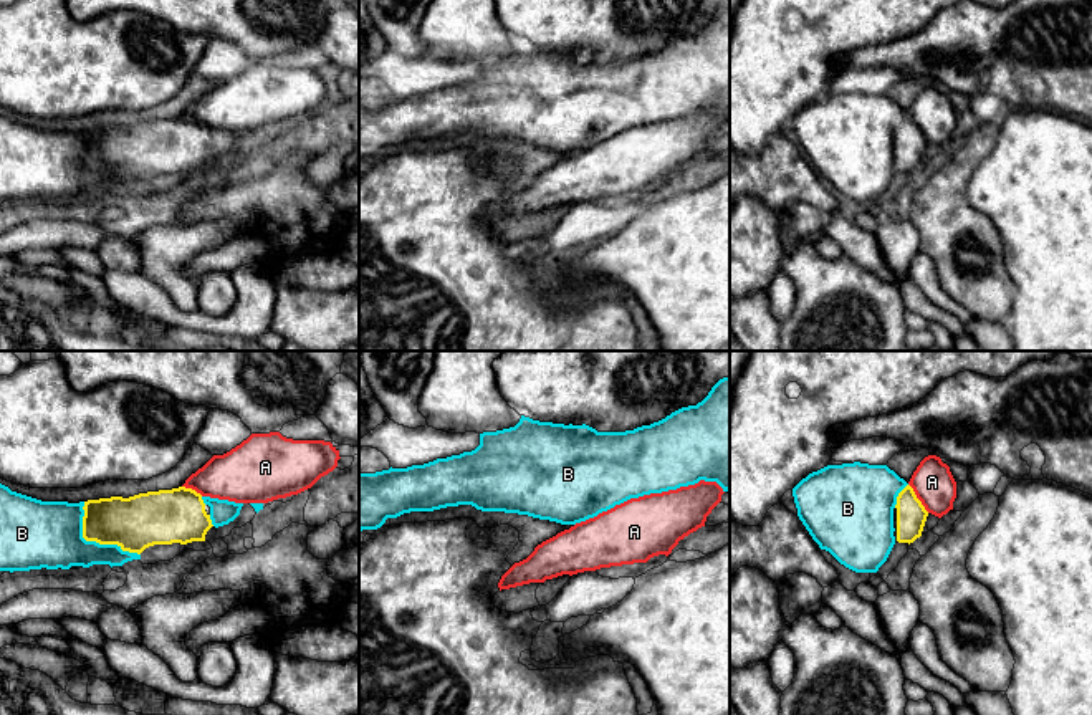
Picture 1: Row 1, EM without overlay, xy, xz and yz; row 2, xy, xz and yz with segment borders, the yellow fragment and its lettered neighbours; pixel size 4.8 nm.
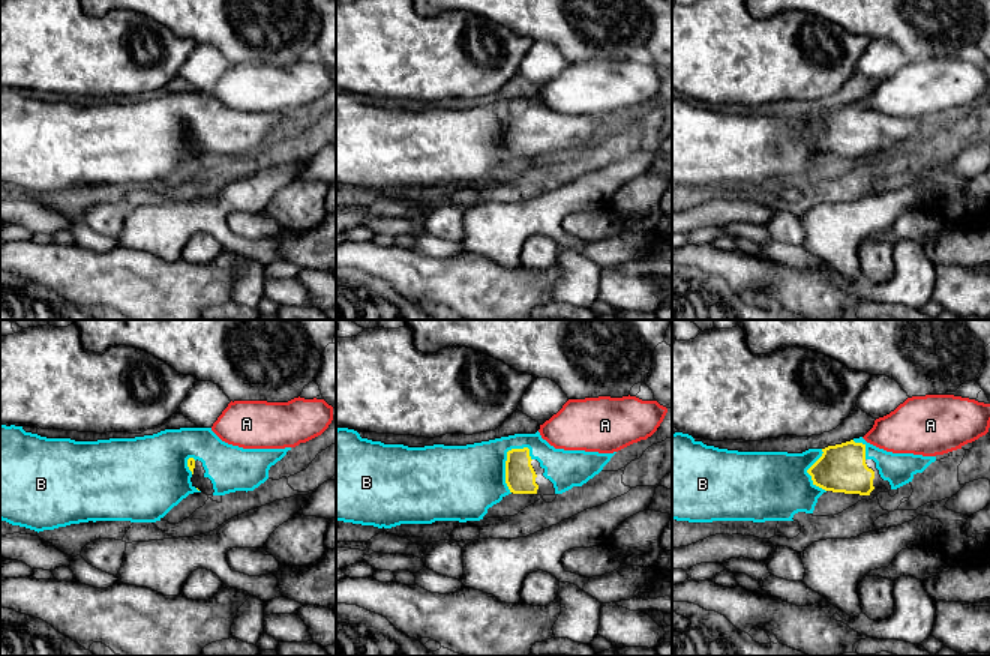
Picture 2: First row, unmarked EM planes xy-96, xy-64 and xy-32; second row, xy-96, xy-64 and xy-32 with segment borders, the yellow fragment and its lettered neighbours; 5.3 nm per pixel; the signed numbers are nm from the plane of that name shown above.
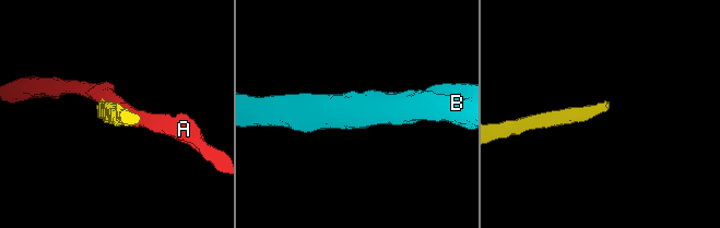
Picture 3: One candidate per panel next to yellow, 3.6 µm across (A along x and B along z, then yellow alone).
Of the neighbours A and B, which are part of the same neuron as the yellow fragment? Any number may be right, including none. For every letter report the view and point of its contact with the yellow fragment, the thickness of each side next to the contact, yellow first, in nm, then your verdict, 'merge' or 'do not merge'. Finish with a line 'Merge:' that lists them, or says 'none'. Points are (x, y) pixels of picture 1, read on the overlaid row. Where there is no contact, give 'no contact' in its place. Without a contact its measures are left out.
A: yz (917, 499) | 140/200 nm | do not merge
B: xy (95, 540) | 260/320 nm | merge
Merge: B

